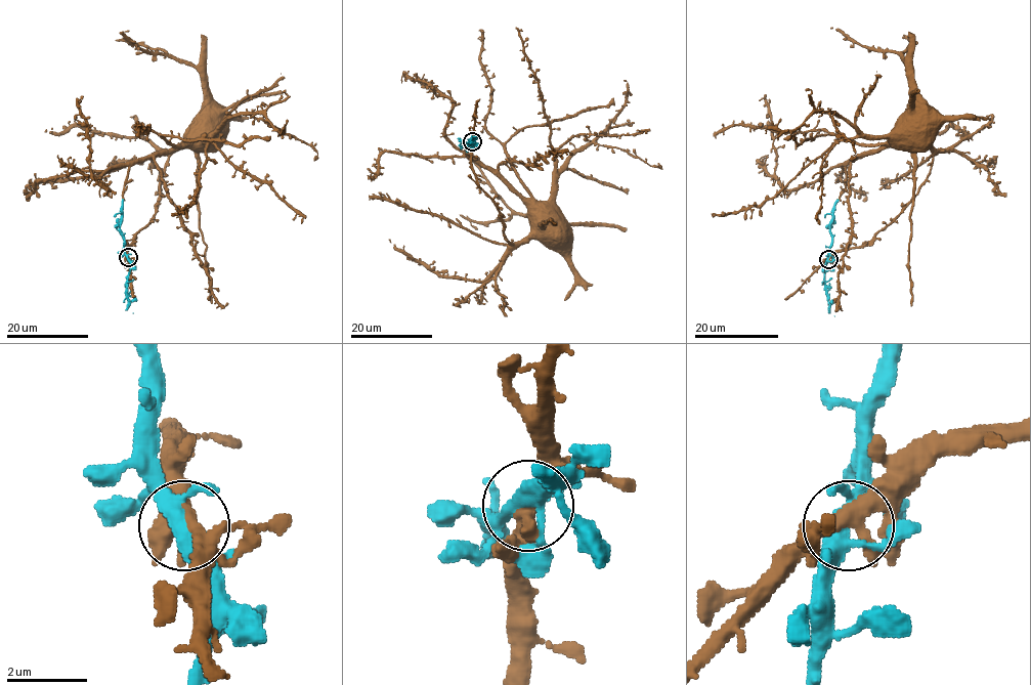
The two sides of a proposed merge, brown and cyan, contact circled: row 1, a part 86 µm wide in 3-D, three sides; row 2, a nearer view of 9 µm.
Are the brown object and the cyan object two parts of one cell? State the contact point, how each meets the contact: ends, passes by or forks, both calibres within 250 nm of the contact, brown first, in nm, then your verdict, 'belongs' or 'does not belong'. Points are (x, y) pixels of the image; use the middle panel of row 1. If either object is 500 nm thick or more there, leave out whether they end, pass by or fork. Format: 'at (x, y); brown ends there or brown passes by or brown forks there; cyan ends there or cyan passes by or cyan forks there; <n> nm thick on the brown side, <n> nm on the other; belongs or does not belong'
at (472, 141); brown passes by; cyan forks there; 420 nm thick on the brown side, 360 nm on the other; belongs

